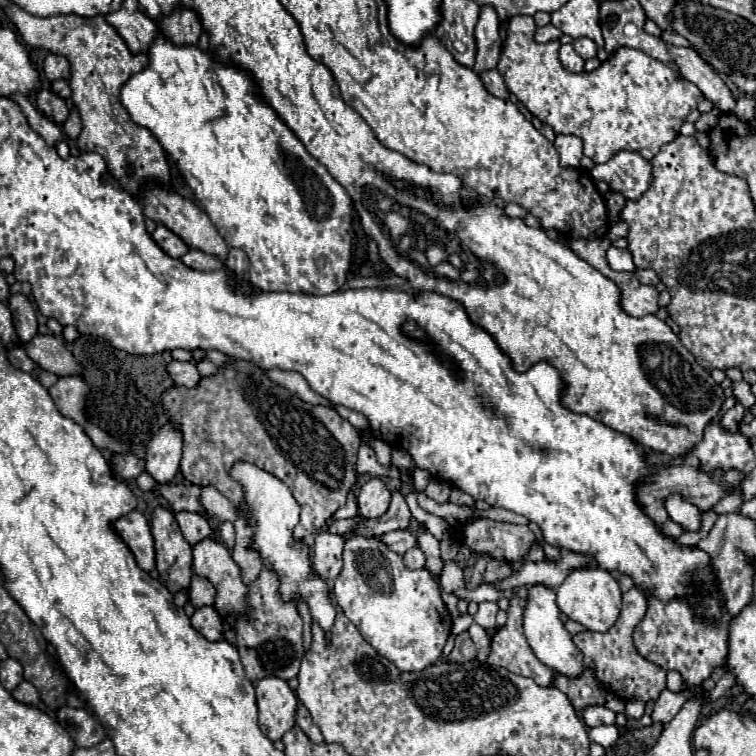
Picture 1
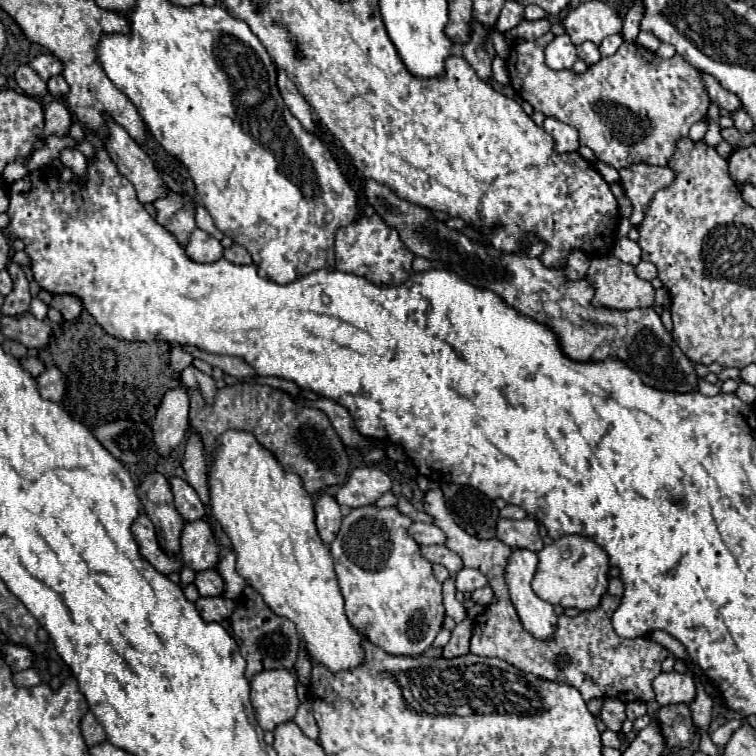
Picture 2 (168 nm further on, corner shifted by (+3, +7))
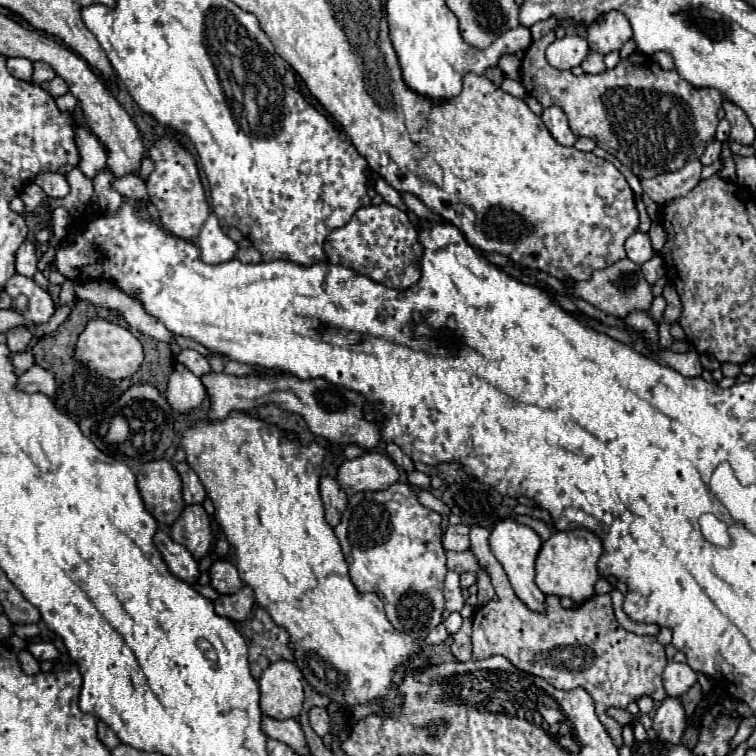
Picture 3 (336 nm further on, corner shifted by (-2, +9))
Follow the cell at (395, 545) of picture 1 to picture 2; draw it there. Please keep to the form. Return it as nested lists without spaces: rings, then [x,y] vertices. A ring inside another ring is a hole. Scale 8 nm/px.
[[[415,522],[409,528],[409,534],[419,542],[419,544],[439,544],[443,546],[447,542],[447,536],[443,534],[443,530],[439,530],[435,524],[423,524],[423,522]]]

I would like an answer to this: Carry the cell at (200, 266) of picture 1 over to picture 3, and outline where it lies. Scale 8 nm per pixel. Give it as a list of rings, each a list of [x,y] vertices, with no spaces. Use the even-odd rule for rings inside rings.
[[[210,214],[210,218],[204,222],[202,226],[202,232],[196,240],[198,248],[200,248],[200,256],[206,264],[222,264],[222,262],[228,262],[234,258],[236,250],[238,250],[238,244],[234,240],[230,240],[214,214]]]

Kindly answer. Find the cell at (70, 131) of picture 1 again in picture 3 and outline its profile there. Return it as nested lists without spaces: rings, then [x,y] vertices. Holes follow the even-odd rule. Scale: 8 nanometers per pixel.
[[[84,126],[76,128],[76,146],[80,152],[78,168],[84,172],[84,176],[92,178],[100,168],[106,166],[104,146],[98,142],[98,138],[88,128]]]

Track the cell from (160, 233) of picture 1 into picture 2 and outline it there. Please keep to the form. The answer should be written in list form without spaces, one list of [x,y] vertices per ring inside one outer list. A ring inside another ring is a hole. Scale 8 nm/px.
[[[173,190],[167,196],[153,202],[157,210],[157,222],[165,226],[185,246],[195,230],[195,202],[189,194],[177,194]]]

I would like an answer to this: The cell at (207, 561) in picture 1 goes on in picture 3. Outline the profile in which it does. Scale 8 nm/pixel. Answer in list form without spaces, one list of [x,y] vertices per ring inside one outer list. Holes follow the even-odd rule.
[[[200,504],[186,506],[180,520],[170,528],[170,536],[178,544],[184,544],[196,560],[202,560],[208,554],[212,542],[210,516]]]

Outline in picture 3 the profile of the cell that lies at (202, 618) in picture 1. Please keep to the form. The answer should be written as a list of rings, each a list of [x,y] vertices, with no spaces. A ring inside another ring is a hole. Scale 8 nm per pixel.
[[[244,586],[240,592],[230,596],[218,596],[214,600],[214,610],[218,616],[224,616],[228,620],[240,622],[244,620],[254,606],[254,592],[250,586]]]

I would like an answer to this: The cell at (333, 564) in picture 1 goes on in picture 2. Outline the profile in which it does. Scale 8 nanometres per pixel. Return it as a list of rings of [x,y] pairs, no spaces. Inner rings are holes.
[[[321,494],[317,500],[315,500],[315,514],[317,514],[317,530],[319,530],[319,536],[325,544],[331,544],[339,532],[339,526],[341,526],[341,506],[337,504],[337,500],[329,494]]]

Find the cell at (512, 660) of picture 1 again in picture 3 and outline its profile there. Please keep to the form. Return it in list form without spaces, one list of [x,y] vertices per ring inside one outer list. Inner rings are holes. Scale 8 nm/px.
[[[470,526],[470,552],[476,556],[480,568],[490,576],[492,586],[494,586],[496,596],[498,596],[498,600],[492,600],[486,606],[482,606],[472,618],[474,620],[474,632],[472,632],[474,658],[482,660],[482,658],[500,654],[500,656],[508,658],[522,672],[540,676],[546,682],[550,682],[554,688],[560,688],[560,690],[572,690],[578,686],[584,688],[596,704],[596,714],[598,714],[600,722],[608,730],[614,744],[620,748],[622,746],[622,726],[616,720],[612,720],[610,716],[606,716],[606,708],[608,706],[626,708],[628,702],[634,702],[642,696],[650,696],[654,700],[666,698],[666,692],[662,686],[662,672],[664,672],[664,666],[668,664],[666,654],[664,654],[664,646],[656,640],[656,636],[636,636],[636,634],[624,630],[616,622],[610,594],[602,594],[602,596],[594,594],[588,602],[584,602],[580,608],[574,608],[574,610],[562,608],[560,598],[554,598],[554,602],[546,602],[546,614],[544,616],[528,610],[522,604],[522,600],[514,594],[502,564],[496,560],[496,556],[490,550],[488,538],[490,538],[490,530],[480,528],[480,526]]]

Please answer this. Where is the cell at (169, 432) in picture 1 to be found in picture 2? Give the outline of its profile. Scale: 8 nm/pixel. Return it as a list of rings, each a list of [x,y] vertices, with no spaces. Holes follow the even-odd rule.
[[[185,386],[167,390],[153,424],[155,446],[167,456],[187,434],[189,428],[189,394]],[[185,430],[185,432],[183,432]]]

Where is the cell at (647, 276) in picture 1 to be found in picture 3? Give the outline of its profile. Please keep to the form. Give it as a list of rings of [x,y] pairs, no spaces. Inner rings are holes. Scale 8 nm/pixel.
[[[656,254],[652,260],[648,260],[648,262],[642,264],[642,272],[644,272],[646,280],[648,280],[650,284],[654,284],[658,278],[664,276],[664,260]]]

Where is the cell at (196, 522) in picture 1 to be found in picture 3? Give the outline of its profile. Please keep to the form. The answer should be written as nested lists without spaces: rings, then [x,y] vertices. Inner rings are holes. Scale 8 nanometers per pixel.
[[[174,464],[174,468],[180,474],[182,484],[184,484],[184,502],[188,506],[190,504],[202,504],[202,500],[206,496],[206,490],[204,490],[200,478],[196,476],[196,472],[188,464]]]

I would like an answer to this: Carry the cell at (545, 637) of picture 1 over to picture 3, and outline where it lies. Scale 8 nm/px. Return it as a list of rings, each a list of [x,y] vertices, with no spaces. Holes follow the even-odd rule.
[[[500,520],[500,524],[496,524],[496,528],[492,528],[490,534],[490,548],[492,554],[500,560],[500,564],[506,570],[506,576],[512,584],[512,590],[516,592],[516,596],[532,610],[538,614],[546,612],[546,596],[540,592],[540,588],[534,584],[534,564],[536,564],[536,556],[542,548],[542,540],[540,536],[536,536],[536,532],[524,524],[518,524],[514,520]]]

